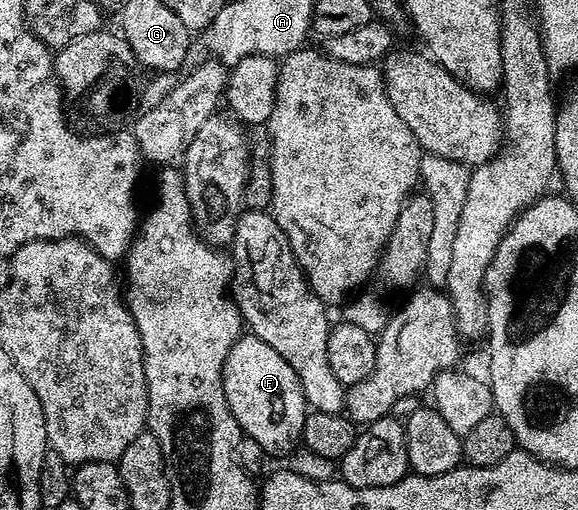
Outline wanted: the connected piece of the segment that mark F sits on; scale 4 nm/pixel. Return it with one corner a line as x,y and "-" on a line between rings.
251,333
241,334
236,340
224,362
224,392
241,432
258,441
265,456
287,457
296,450
306,416
302,385
294,369
290,369
266,341

